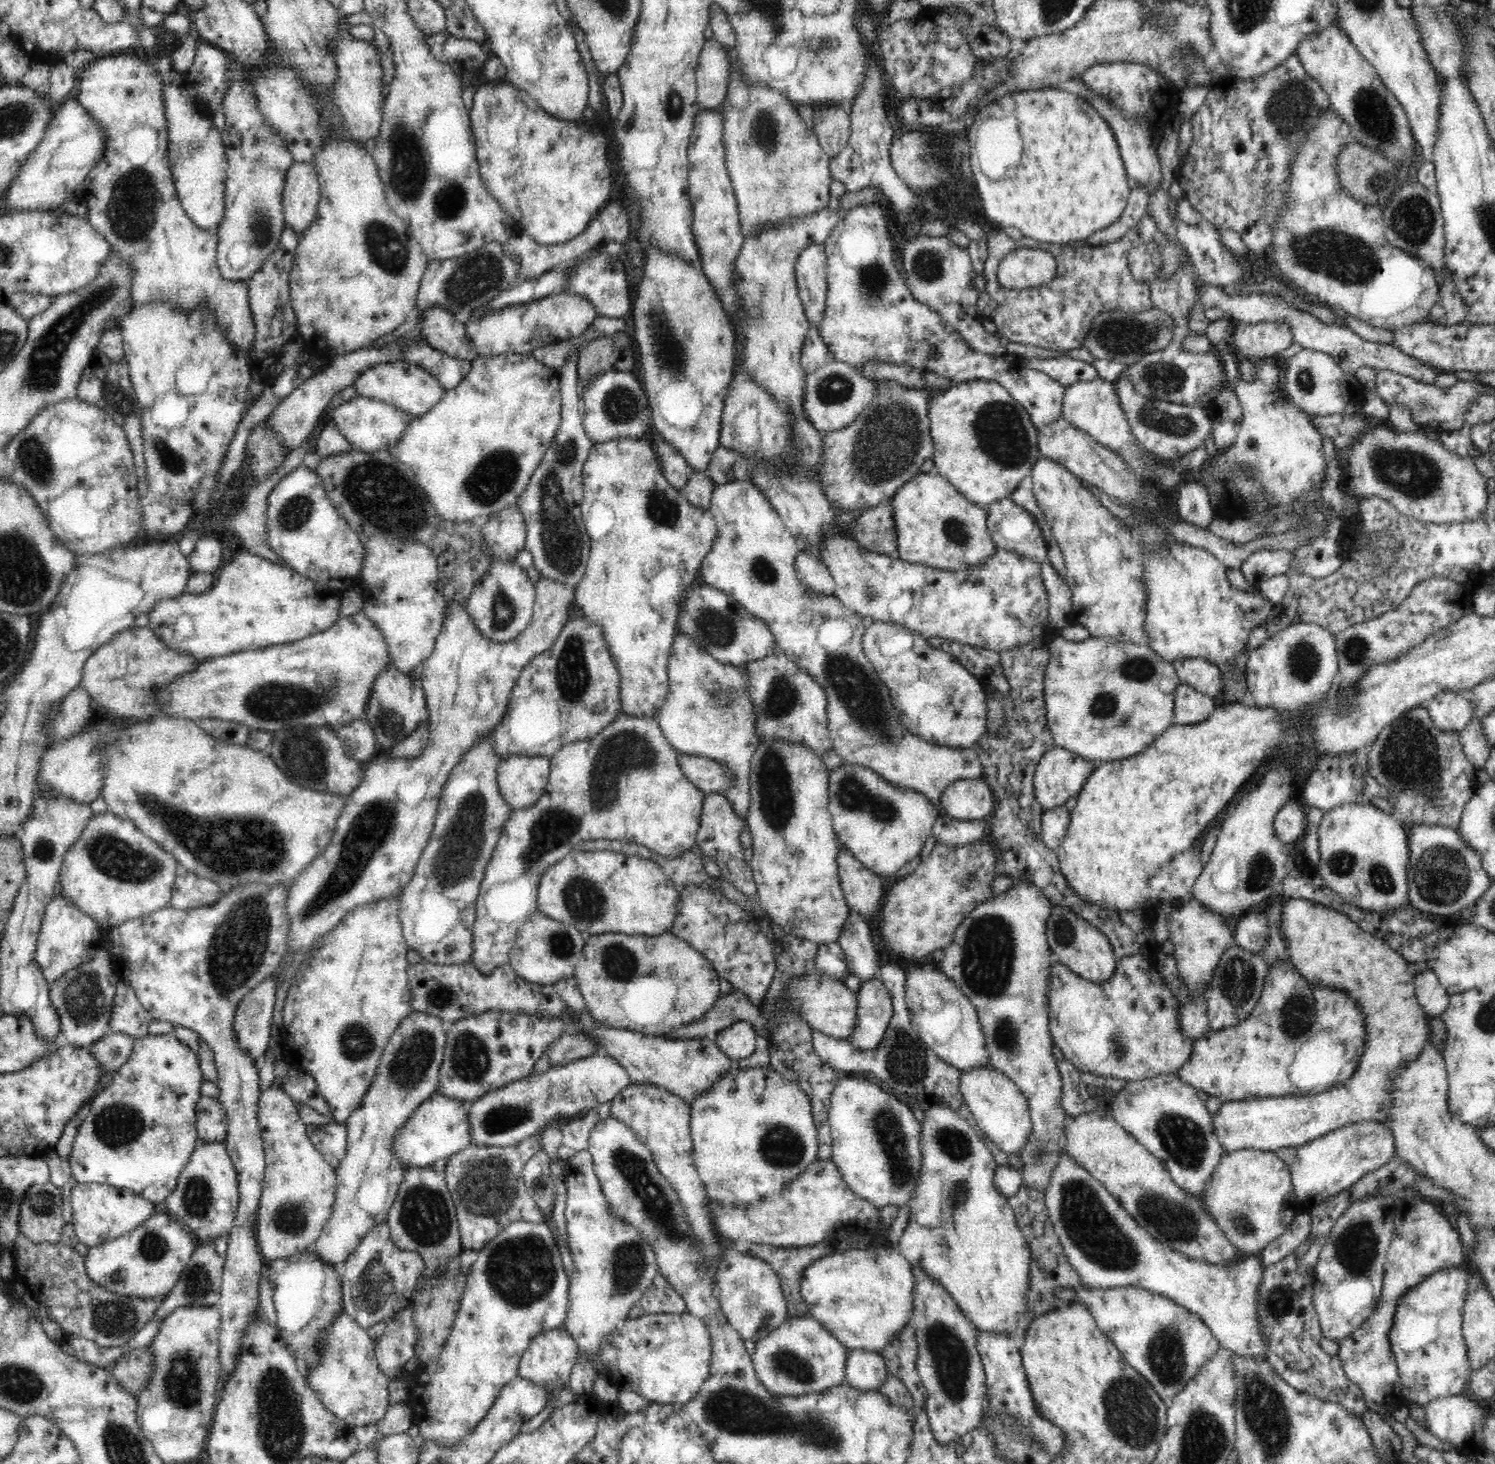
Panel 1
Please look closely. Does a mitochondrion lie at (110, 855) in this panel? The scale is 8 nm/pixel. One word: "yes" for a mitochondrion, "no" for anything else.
yes

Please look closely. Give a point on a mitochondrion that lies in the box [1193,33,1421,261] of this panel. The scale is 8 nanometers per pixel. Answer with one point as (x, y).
(1290, 106)

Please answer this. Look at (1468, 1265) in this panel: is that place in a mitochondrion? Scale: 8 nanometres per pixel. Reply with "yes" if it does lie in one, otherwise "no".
no

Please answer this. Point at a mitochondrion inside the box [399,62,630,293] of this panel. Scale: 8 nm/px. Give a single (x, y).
(451, 201)

